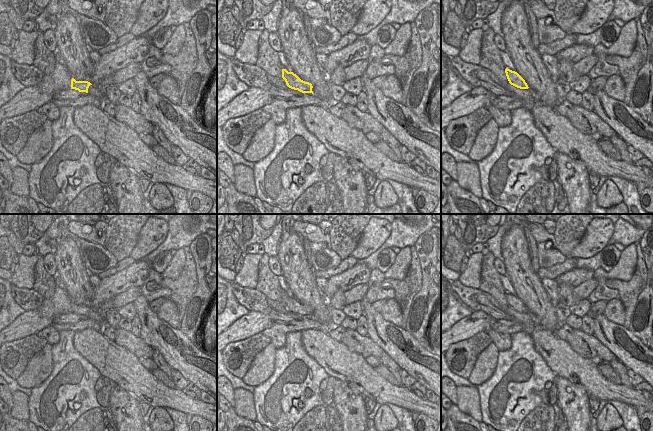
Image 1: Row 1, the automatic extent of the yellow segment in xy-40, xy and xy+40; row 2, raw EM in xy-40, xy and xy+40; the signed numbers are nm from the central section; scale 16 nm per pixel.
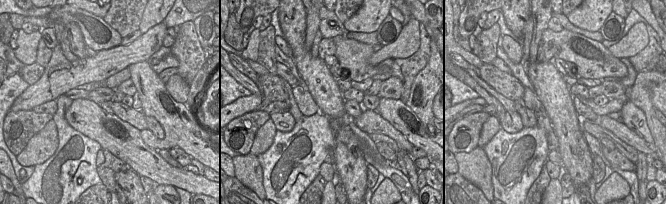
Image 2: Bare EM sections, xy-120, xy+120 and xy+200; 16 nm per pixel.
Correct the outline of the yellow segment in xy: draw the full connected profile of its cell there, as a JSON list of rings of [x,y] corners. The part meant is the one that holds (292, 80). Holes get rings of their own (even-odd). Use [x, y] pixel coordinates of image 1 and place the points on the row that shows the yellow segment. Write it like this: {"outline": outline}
{"outline": [[[282,69],[282,78],[285,80],[287,86],[291,89],[298,90],[302,93],[312,93],[312,84],[301,80],[293,72],[288,72],[286,69]]]}

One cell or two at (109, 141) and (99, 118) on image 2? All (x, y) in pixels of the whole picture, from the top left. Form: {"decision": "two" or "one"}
{"decision": "one"}

